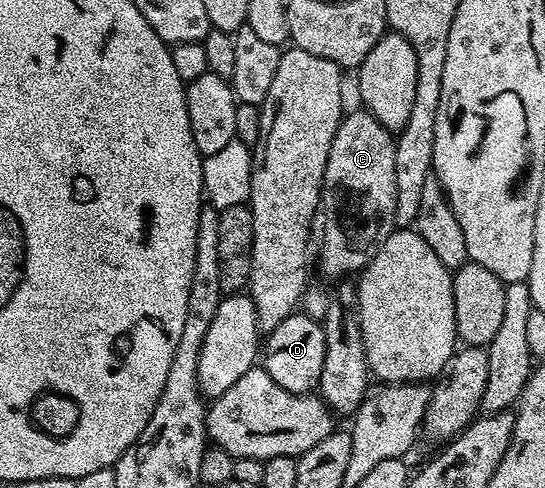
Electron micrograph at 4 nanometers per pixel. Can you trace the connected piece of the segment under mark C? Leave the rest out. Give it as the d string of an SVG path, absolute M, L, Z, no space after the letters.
M358 110L359 112L348 111L344 115L343 121L337 126L337 134L333 134L333 146L329 146L329 158L325 162L325 174L323 175L323 195L321 197L321 220L323 216L323 245L319 248L319 268L328 276L332 282L338 281L340 278L346 277L347 272L358 274L366 268L367 263L374 258L377 250L385 242L385 238L389 238L389 234L396 231L397 225L395 215L397 214L397 174L395 173L395 136L389 130L385 130L385 126L381 126L381 122L377 122L377 118L373 118L373 114L366 110Z

